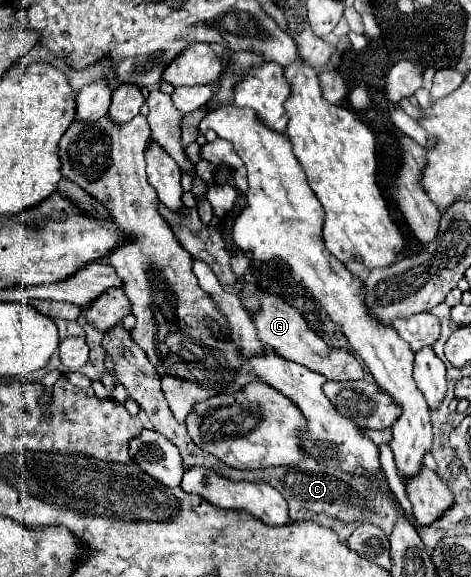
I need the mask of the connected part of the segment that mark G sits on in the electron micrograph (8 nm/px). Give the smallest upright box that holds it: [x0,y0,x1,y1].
[251,289,363,381]

